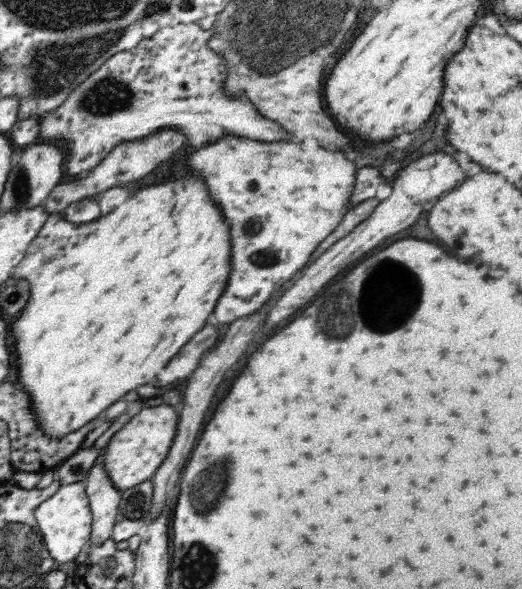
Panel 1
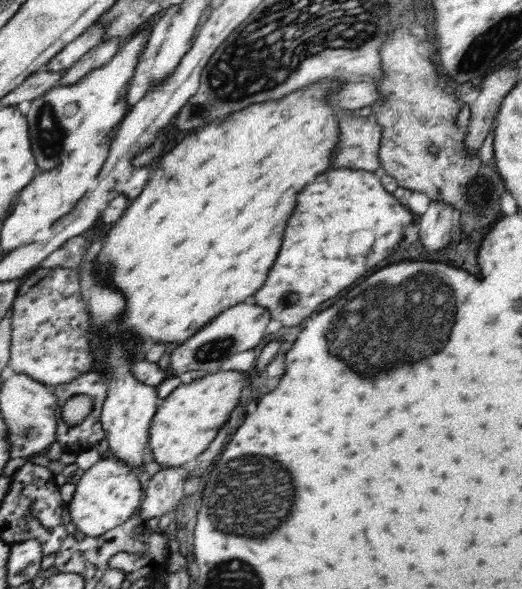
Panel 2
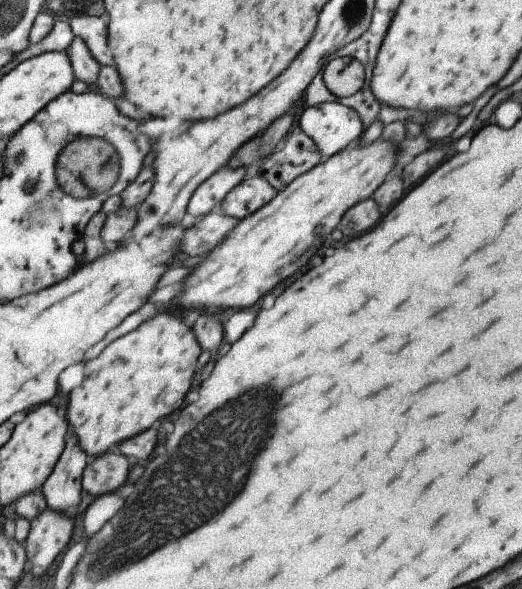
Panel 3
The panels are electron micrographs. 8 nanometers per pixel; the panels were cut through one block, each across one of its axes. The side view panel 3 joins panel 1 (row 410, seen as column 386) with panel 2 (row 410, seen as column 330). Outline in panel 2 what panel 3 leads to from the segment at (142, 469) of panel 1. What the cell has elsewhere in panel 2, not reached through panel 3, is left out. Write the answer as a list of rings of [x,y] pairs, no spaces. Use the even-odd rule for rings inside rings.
[[[209,372],[208,375],[188,384],[182,383],[163,398],[164,401],[157,408],[149,428],[148,447],[152,451],[154,461],[170,467],[191,465],[230,419],[230,412],[236,408],[244,390],[242,376],[246,376],[246,372]]]

